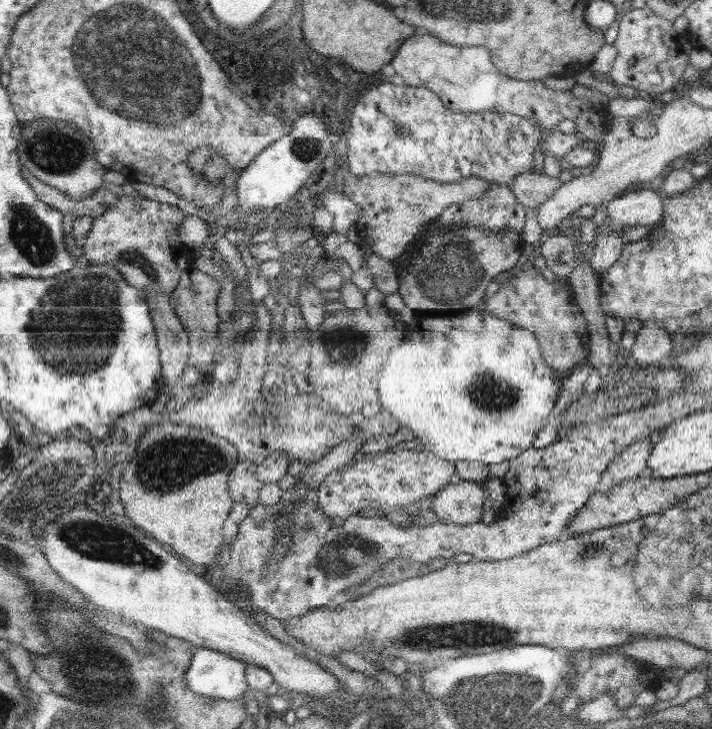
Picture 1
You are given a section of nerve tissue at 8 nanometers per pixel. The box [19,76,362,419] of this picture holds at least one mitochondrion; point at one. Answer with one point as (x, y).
(57, 328)

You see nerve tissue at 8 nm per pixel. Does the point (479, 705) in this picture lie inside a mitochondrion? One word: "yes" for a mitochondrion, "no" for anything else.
yes

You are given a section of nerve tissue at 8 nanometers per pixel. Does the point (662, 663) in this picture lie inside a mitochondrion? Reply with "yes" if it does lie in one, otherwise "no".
no

